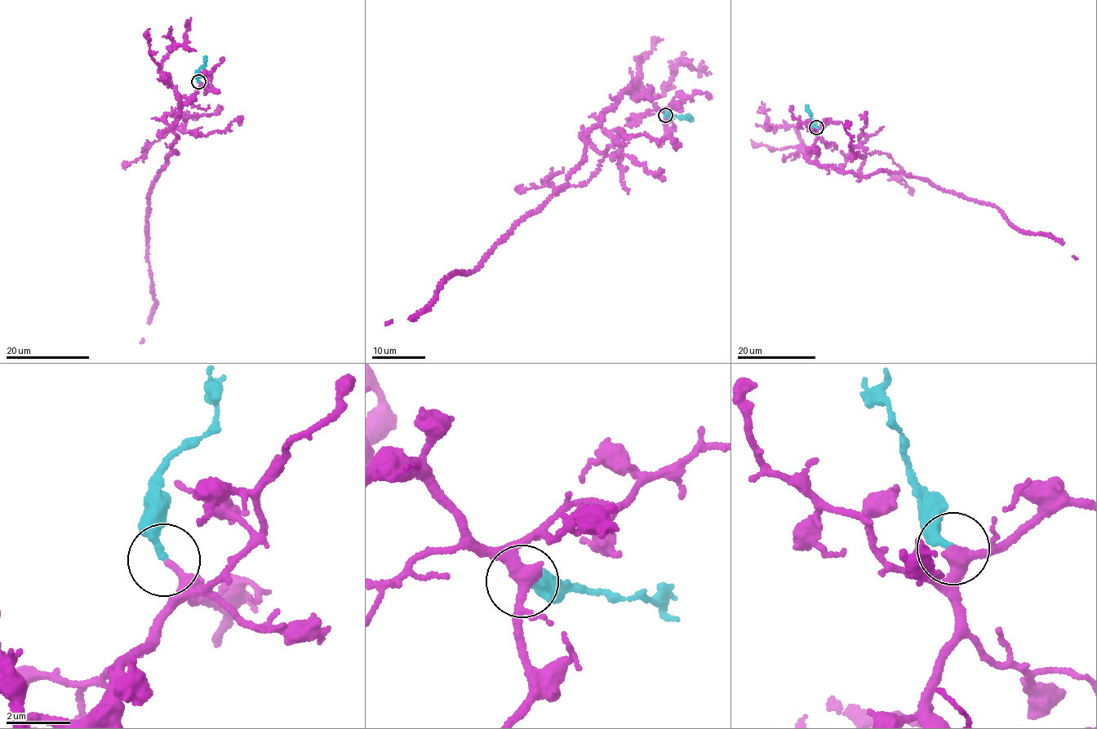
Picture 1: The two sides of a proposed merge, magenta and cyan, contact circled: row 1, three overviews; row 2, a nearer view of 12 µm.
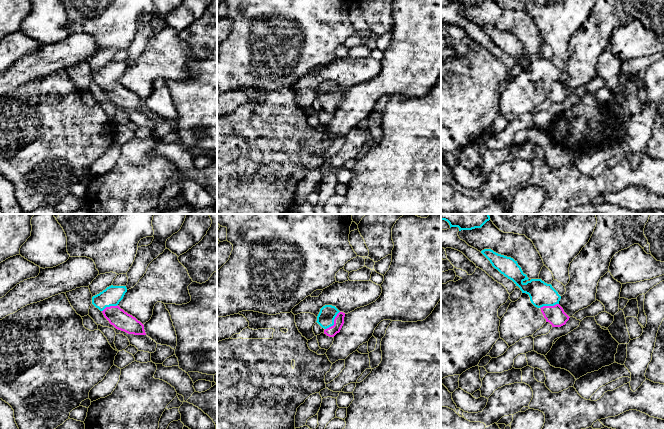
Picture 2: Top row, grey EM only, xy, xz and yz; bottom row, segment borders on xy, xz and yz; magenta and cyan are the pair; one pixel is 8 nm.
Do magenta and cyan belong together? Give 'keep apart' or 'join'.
join

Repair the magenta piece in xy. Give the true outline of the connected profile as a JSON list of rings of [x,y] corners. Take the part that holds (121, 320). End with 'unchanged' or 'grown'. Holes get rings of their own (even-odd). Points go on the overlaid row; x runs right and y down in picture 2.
[[[109,286],[92,297],[92,304],[116,329],[128,334],[146,335],[144,325],[135,317],[121,309],[118,304],[127,292],[126,286]]]; grown

